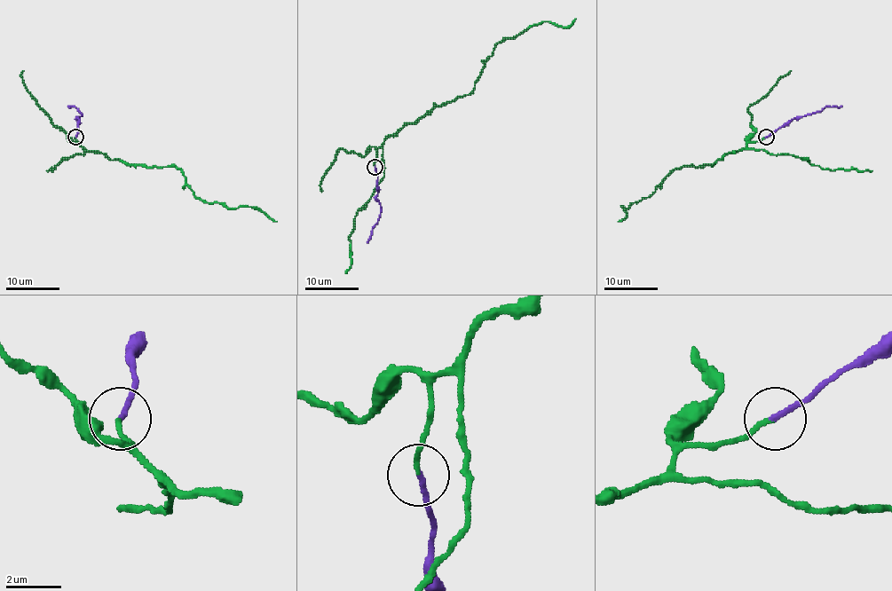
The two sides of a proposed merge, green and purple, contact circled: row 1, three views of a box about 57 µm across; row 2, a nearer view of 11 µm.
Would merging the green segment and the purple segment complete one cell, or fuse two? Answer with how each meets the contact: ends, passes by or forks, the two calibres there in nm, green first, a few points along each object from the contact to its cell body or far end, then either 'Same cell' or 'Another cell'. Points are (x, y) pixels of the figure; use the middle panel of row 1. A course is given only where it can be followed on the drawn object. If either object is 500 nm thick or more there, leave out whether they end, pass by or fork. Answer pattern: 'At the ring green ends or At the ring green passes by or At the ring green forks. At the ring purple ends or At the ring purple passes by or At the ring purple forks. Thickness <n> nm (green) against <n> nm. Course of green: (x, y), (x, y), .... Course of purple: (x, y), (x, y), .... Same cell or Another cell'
At the ring green ends. At the ring purple ends. Thickness 160 nm (green) against 190 nm. Course of green: (374, 167), (377, 149), (388, 137), (436, 106), (469, 95), (499, 43), (542, 21), (568, 27), (576, 19). Course of purple: (374, 167), (376, 200), (380, 205), (379, 220), (367, 242). Same cell

